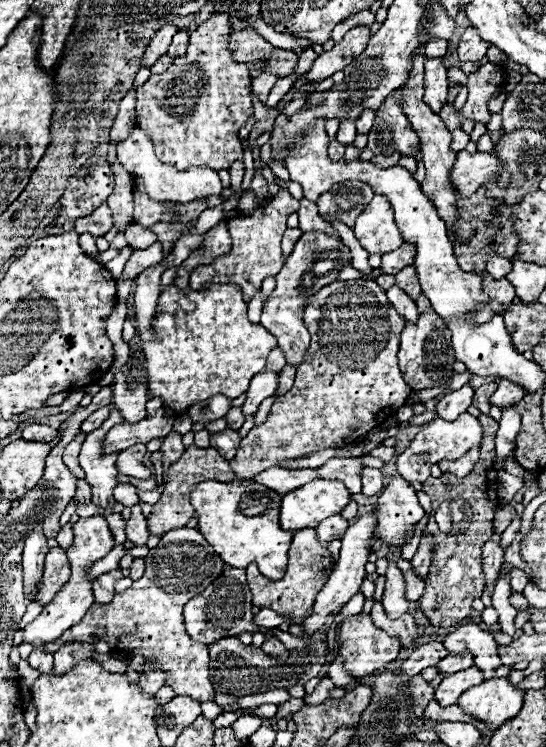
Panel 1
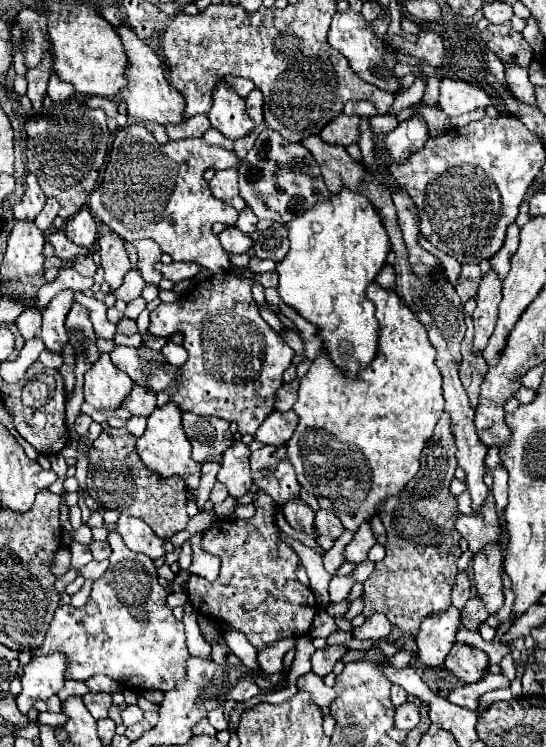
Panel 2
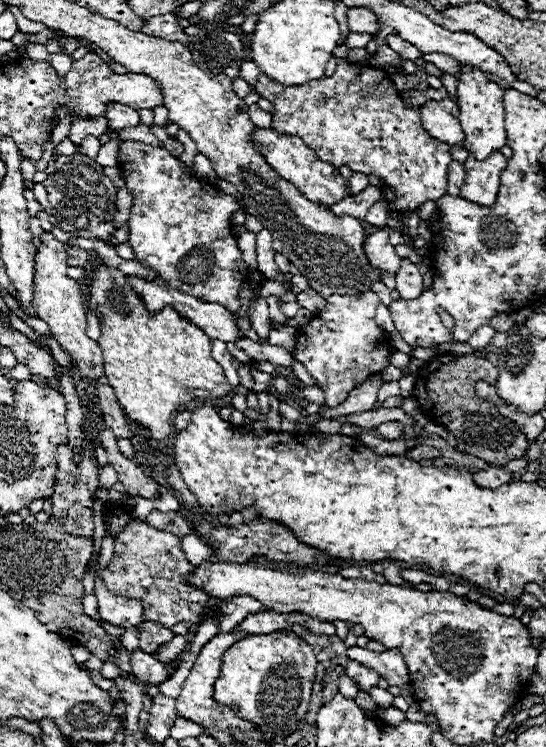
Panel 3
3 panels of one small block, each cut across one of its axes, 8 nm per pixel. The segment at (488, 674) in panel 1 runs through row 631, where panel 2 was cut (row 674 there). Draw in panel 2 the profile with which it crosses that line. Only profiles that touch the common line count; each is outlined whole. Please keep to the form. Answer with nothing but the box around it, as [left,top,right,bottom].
[444,642,488,682]

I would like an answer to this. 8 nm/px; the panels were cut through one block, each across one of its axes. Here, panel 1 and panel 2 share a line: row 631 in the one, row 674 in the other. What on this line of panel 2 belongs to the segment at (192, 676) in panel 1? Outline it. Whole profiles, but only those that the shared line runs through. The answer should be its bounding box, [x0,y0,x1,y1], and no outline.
[32,530,188,690]

